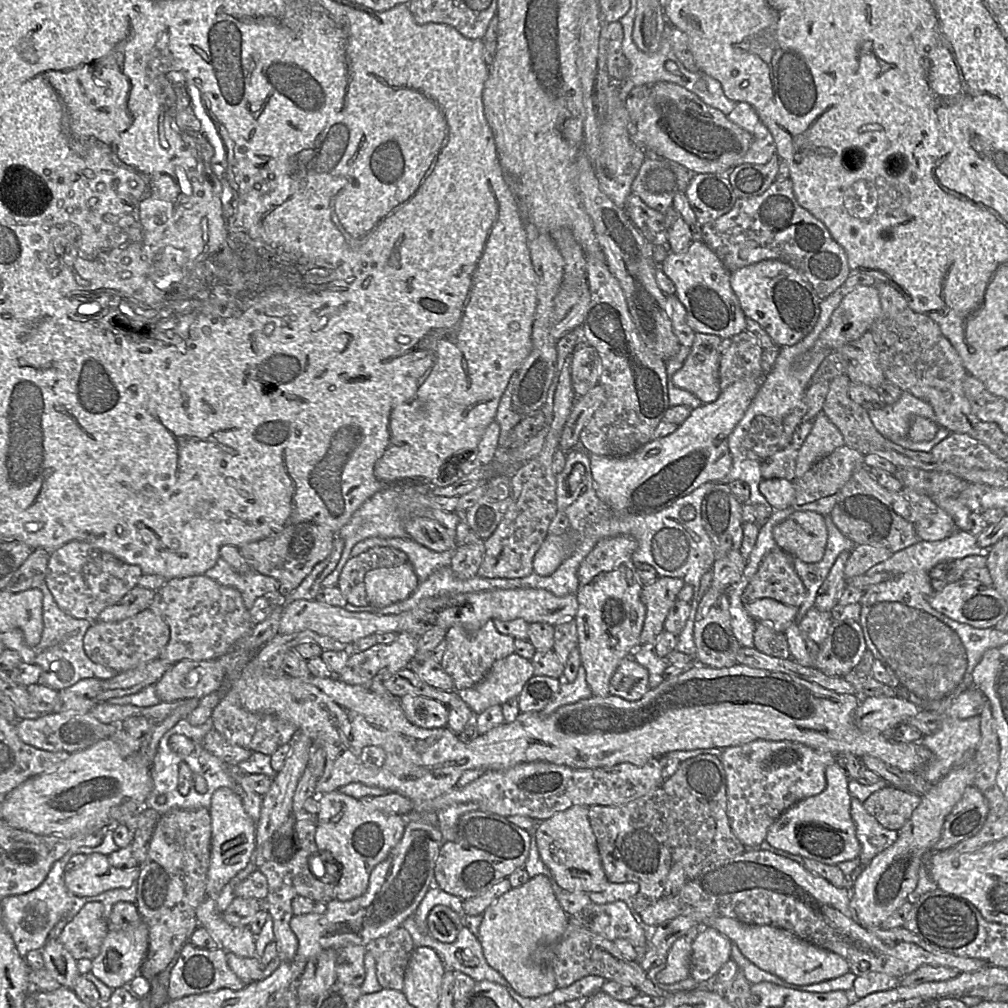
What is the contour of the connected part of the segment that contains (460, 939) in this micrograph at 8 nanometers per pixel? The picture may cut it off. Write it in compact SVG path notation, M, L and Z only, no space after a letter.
M413 915L401 926L409 932L415 947L432 948L442 959L445 969L464 973L476 982L486 980L508 987L503 976L487 964L478 937L468 928L460 929L453 942L443 943L428 932L420 931Z

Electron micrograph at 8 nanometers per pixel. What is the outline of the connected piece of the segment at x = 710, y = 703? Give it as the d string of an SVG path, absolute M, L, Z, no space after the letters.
M282 607L276 609L263 622L255 625L253 629L241 638L227 653L218 658L220 664L224 667L226 673L227 691L233 690L238 695L242 706L252 713L270 714L280 719L293 723L298 732L304 733L312 739L315 746L321 746L325 753L325 765L321 777L317 780L315 791L318 795L329 793L354 782L362 783L367 786L374 786L389 792L398 793L408 798L412 802L422 801L435 798L443 793L448 792L456 786L462 774L470 769L480 769L484 772L490 770L506 770L520 763L545 761L557 765L564 765L574 769L594 769L600 767L611 767L620 763L631 763L635 765L643 765L651 758L659 758L671 751L675 750L694 750L700 748L727 748L742 745L754 740L770 740L770 741L792 741L804 744L813 748L818 752L832 753L840 755L850 753L862 758L865 755L877 757L885 763L898 768L903 772L919 772L933 758L932 752L919 742L900 743L888 739L886 734L881 732L869 732L861 730L854 721L854 712L858 707L861 697L856 694L840 694L832 690L823 688L822 686L784 674L781 672L773 672L764 669L752 668L746 665L737 664L728 668L714 668L710 666L695 666L692 669L679 675L666 678L659 685L651 688L640 700L629 701L617 696L591 696L590 698L580 700L573 704L561 706L549 715L542 715L539 712L520 713L517 718L507 723L501 724L484 734L478 735L470 742L463 742L457 734L448 729L434 728L425 729L411 723L405 716L402 707L397 699L386 699L373 691L369 691L365 687L358 685L349 685L340 681L337 677L319 678L309 677L293 677L291 675L253 675L251 678L243 678L241 672L247 664L255 656L256 652L269 640L278 634L280 619L282 616Z

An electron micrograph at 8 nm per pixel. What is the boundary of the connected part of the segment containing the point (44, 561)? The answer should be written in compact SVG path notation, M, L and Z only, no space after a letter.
M44 549L32 550L3 590L19 593L29 588L40 588L40 585L45 583L49 555Z

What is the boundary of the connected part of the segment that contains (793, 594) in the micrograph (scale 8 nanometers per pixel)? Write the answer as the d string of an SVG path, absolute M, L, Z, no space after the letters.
M776 546L765 556L745 588L742 602L771 598L785 605L800 606L807 590L796 570L796 561L802 562Z

